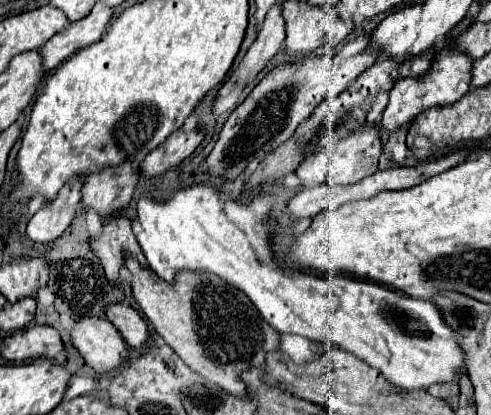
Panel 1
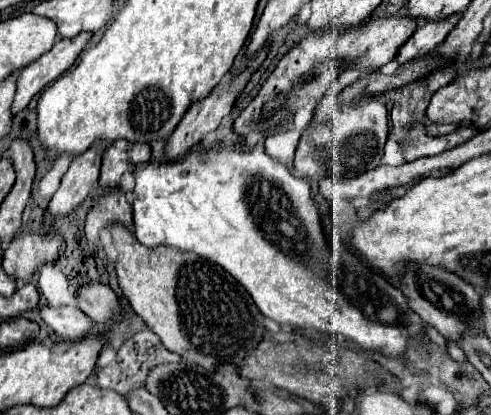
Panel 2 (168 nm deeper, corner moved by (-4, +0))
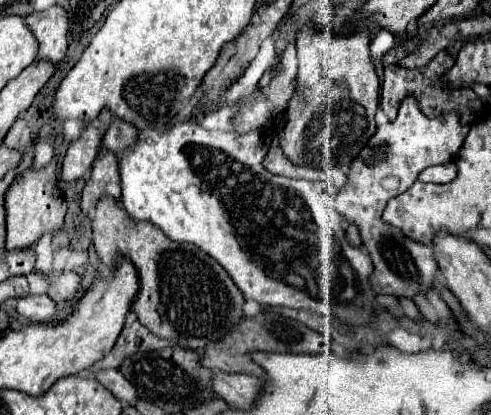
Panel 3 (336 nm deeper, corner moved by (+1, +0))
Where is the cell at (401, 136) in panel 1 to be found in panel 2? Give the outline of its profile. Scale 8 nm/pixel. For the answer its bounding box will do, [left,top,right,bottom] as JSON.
[390,70,456,142]

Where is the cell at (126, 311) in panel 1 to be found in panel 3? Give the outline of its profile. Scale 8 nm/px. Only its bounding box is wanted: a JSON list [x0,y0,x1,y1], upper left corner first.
[47,270,79,304]

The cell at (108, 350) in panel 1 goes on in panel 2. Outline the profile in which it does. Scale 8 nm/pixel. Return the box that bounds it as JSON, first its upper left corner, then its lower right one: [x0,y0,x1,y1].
[40,306,92,340]

